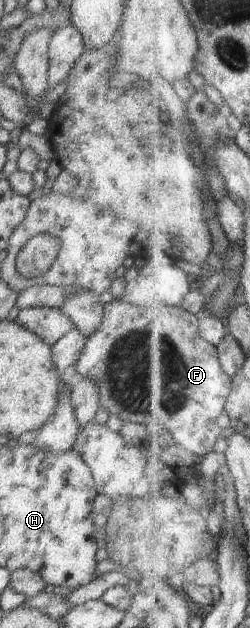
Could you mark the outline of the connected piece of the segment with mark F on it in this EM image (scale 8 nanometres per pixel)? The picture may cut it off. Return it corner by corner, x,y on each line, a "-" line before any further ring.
115,299
104,305
102,324
86,339
76,370
82,378
96,384
100,408
104,408
109,416
118,416
122,422
147,425
167,441
204,457
214,452
222,437
218,418
227,412
233,377
224,370
219,347
204,338
201,319
202,316
184,307
144,308

